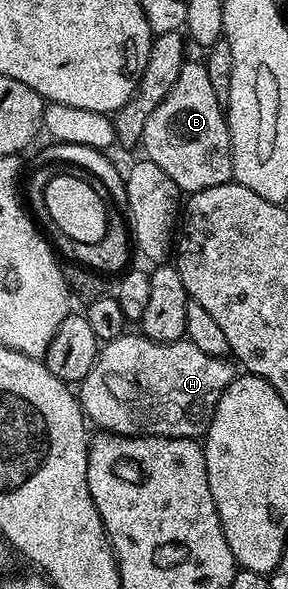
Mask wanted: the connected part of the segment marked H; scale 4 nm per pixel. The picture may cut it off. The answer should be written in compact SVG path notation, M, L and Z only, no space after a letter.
M125 331L100 348L89 375L78 382L77 396L84 418L100 430L134 434L135 408L143 405L148 430L158 430L163 421L166 436L203 439L225 387L236 375L236 366L227 357L205 355L189 340L154 341L142 332Z

